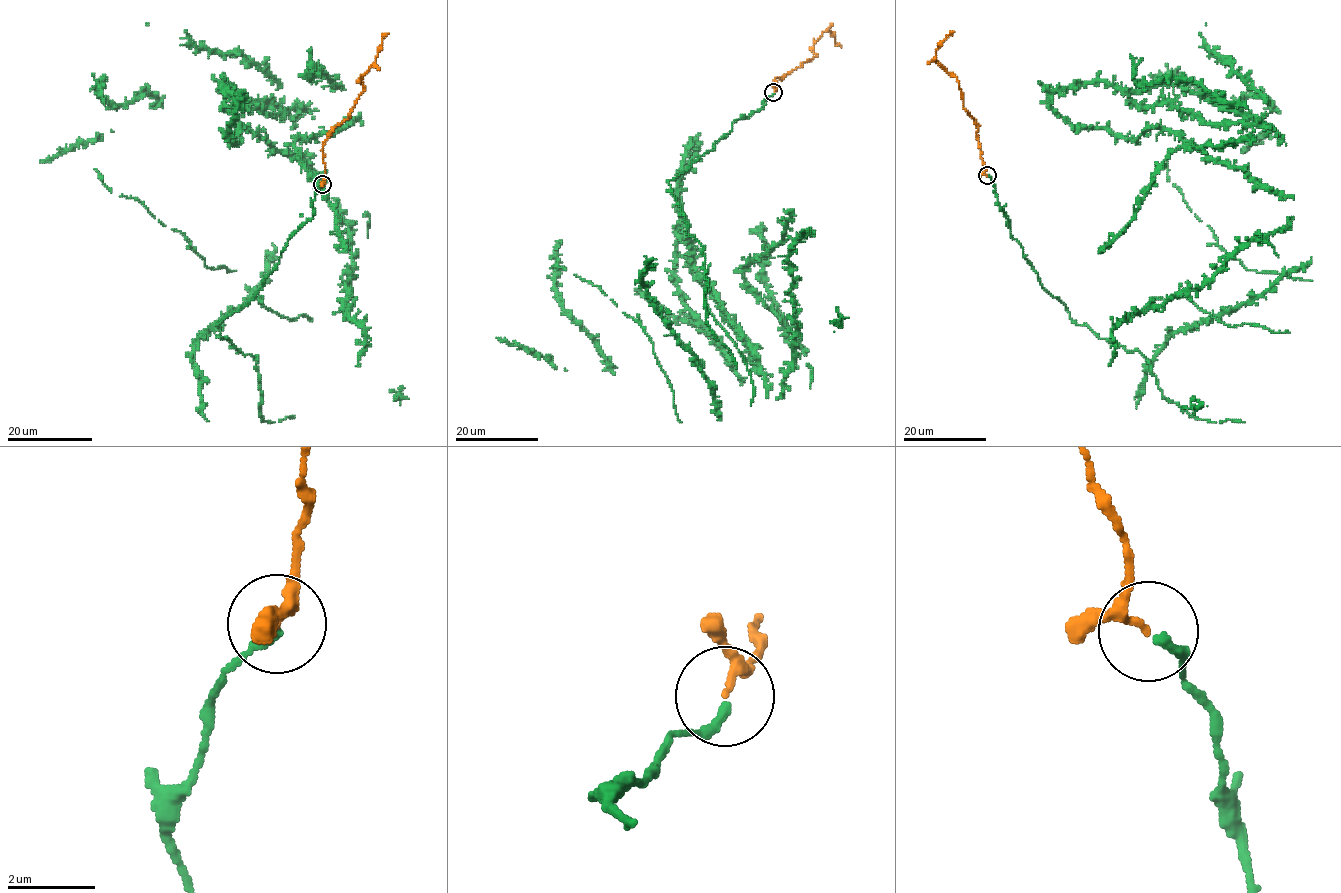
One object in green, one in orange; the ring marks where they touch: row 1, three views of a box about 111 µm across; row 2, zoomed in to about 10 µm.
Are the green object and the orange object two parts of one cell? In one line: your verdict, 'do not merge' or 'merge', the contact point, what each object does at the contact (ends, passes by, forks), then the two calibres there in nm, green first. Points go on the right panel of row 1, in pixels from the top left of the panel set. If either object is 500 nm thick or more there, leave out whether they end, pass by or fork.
merge; at (987, 175); green ends there; orange passes by; 200 nm thick on the green side, 130 nm on the other

